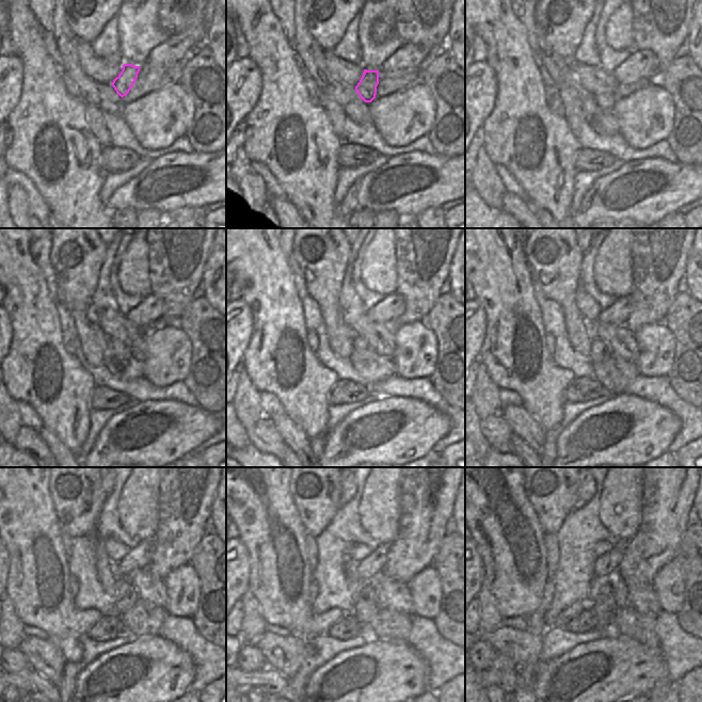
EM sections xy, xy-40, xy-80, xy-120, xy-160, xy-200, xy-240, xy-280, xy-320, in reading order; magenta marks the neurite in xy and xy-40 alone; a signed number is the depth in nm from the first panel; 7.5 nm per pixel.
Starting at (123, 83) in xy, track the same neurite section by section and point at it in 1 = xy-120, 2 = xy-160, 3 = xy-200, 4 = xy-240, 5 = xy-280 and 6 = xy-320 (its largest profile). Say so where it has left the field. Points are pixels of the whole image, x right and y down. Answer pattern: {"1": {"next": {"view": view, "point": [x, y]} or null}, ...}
{"1": {"next": {"view": "xy-120", "point": [115, 341]}}, "2": {"next": {"view": "xy-160", "point": [360, 345]}}, "3": {"next": {"view": "xy-200", "point": [600, 352]}}, "4": {"next": {"view": "xy-240", "point": [125, 594]}}, "5": {"next": {"view": "xy-280", "point": [366, 605]}}, "6": {"next": {"view": "xy-320", "point": [602, 607]}}}

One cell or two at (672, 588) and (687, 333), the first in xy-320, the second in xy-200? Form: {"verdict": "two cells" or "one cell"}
{"verdict": "two cells"}

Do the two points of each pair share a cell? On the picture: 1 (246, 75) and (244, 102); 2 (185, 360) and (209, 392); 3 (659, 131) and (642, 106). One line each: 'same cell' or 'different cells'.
1: same cell
2: different cells
3: same cell

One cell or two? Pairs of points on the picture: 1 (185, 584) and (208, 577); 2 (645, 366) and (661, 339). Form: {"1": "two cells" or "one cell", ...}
{"1": "two cells", "2": "one cell"}

